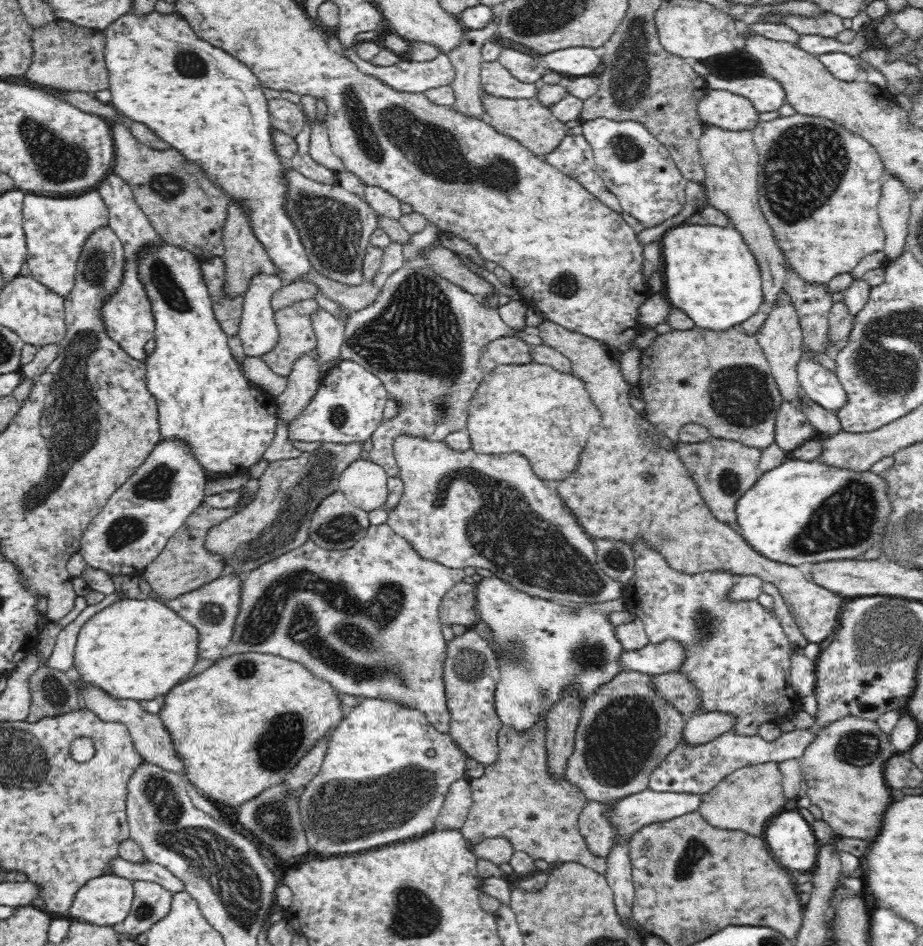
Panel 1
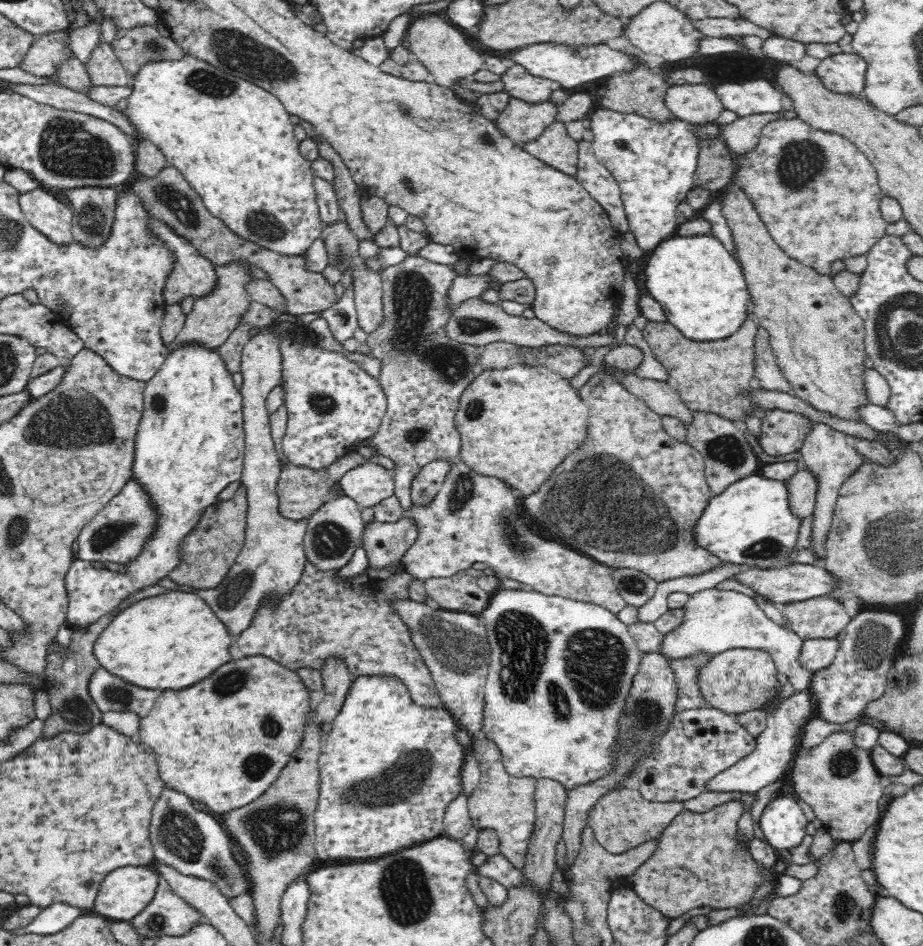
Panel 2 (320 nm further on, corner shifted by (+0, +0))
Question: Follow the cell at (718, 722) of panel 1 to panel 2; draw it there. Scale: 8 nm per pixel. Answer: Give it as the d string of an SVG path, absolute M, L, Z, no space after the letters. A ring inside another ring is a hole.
M816 638L803 641L801 663L815 673L830 666L839 649L839 640L834 638Z

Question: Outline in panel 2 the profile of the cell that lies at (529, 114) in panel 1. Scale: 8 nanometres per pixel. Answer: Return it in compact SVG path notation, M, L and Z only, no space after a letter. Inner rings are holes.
M554 121L537 139L522 147L534 158L577 180L579 142L568 134L564 123Z

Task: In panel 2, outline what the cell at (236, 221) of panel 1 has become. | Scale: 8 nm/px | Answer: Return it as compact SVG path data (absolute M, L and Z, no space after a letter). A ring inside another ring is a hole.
M246 263L217 265L215 269L218 280L215 289L204 298L194 301L192 312L185 316L183 329L168 345L169 353L182 345L200 345L214 351L228 340L230 333L240 323L240 314L244 314L252 301L244 289L244 284L253 278L250 274L251 267L254 266Z

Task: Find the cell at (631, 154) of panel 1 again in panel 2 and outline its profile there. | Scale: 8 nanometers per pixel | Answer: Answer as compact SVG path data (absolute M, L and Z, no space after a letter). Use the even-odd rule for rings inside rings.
M599 109L591 115L591 129L595 134L593 151L618 181L628 228L642 252L675 236L679 226L676 207L696 187L694 177L702 136L703 143L723 140L720 125L715 121L696 125L678 118L658 122L634 112Z

